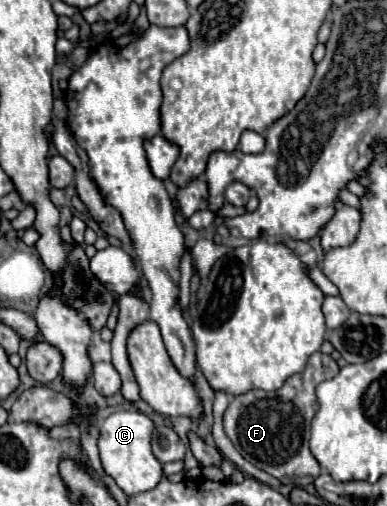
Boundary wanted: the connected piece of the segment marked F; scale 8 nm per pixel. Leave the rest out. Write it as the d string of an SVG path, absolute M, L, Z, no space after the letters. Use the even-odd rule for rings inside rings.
M316 352L310 356L308 366L304 372L290 376L282 388L274 390L274 392L264 392L264 390L248 390L244 394L238 394L230 400L226 412L224 412L224 432L226 436L232 440L232 444L236 446L236 450L254 466L258 466L260 470L276 476L276 478L298 478L298 476L312 476L316 478L322 468L318 464L318 460L312 456L308 442L310 442L310 422L312 416L316 412L316 402L314 402L314 388L328 380L334 378L334 374L338 374L338 364L330 354L322 354Z

